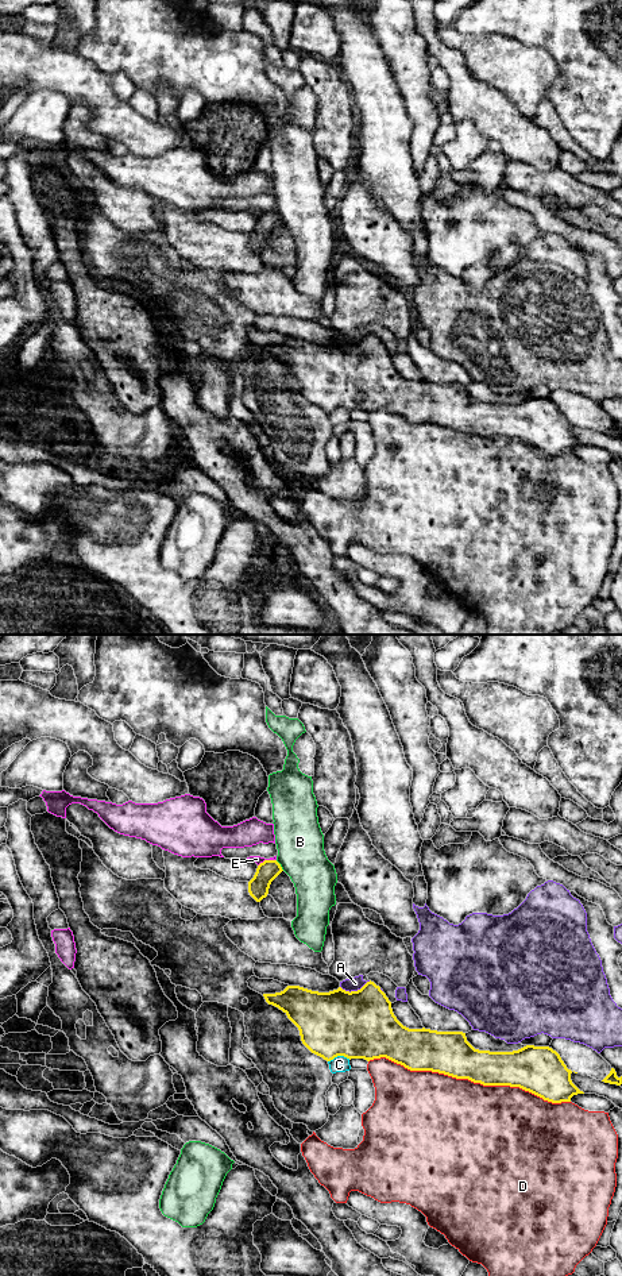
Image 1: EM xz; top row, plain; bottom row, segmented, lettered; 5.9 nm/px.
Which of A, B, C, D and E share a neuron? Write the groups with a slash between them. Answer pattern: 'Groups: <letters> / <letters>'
Groups: A / B / C / D / E

